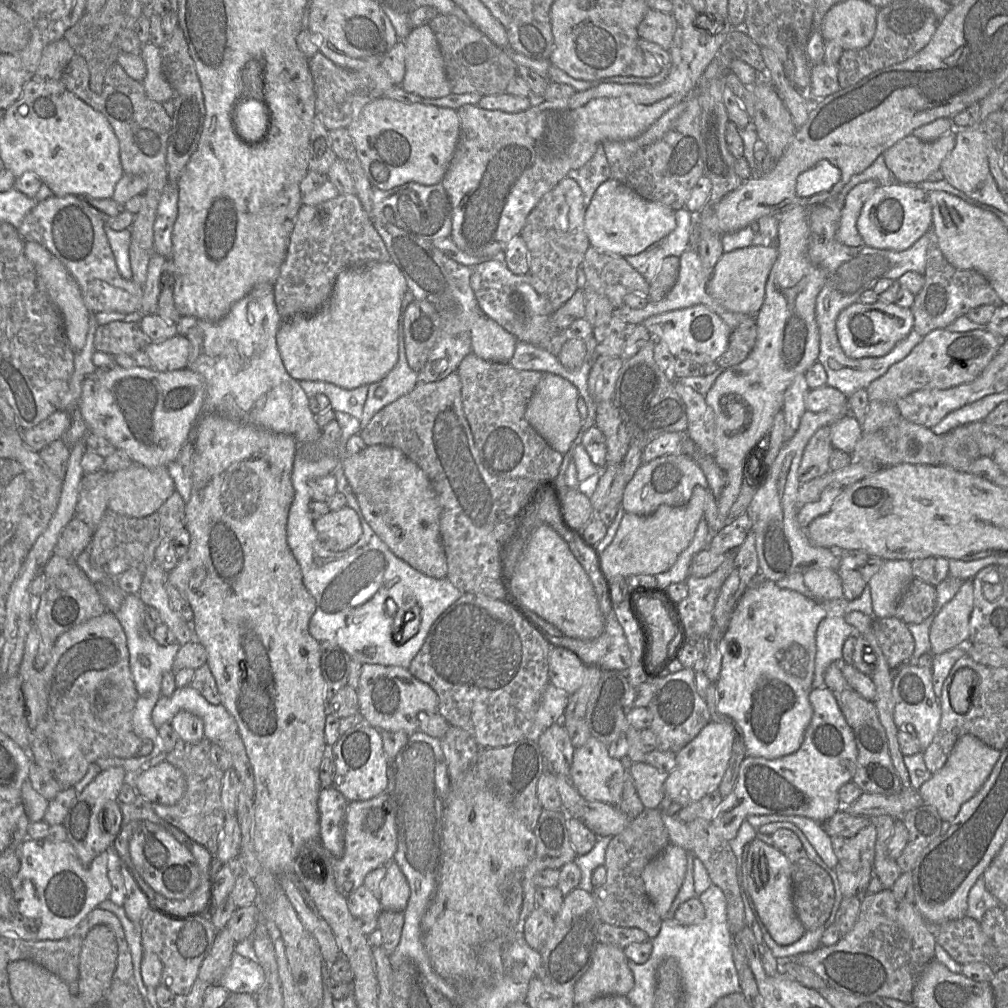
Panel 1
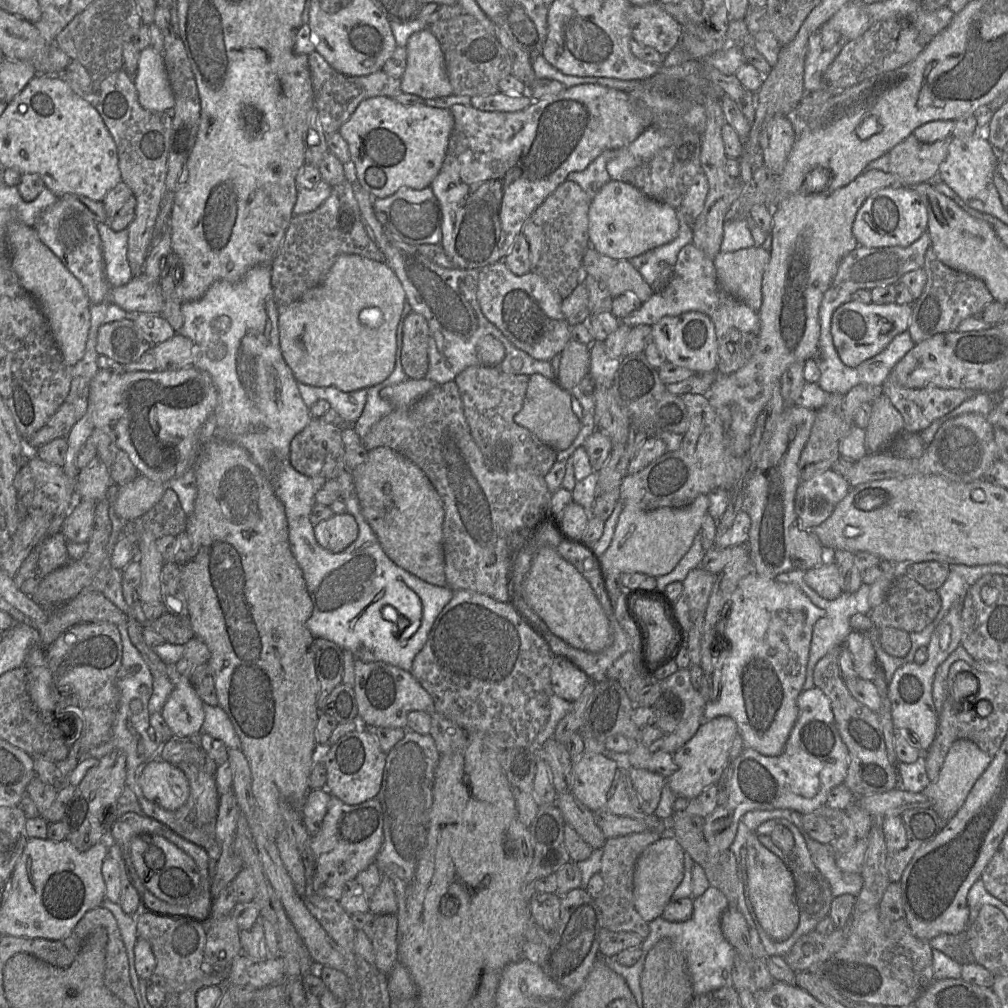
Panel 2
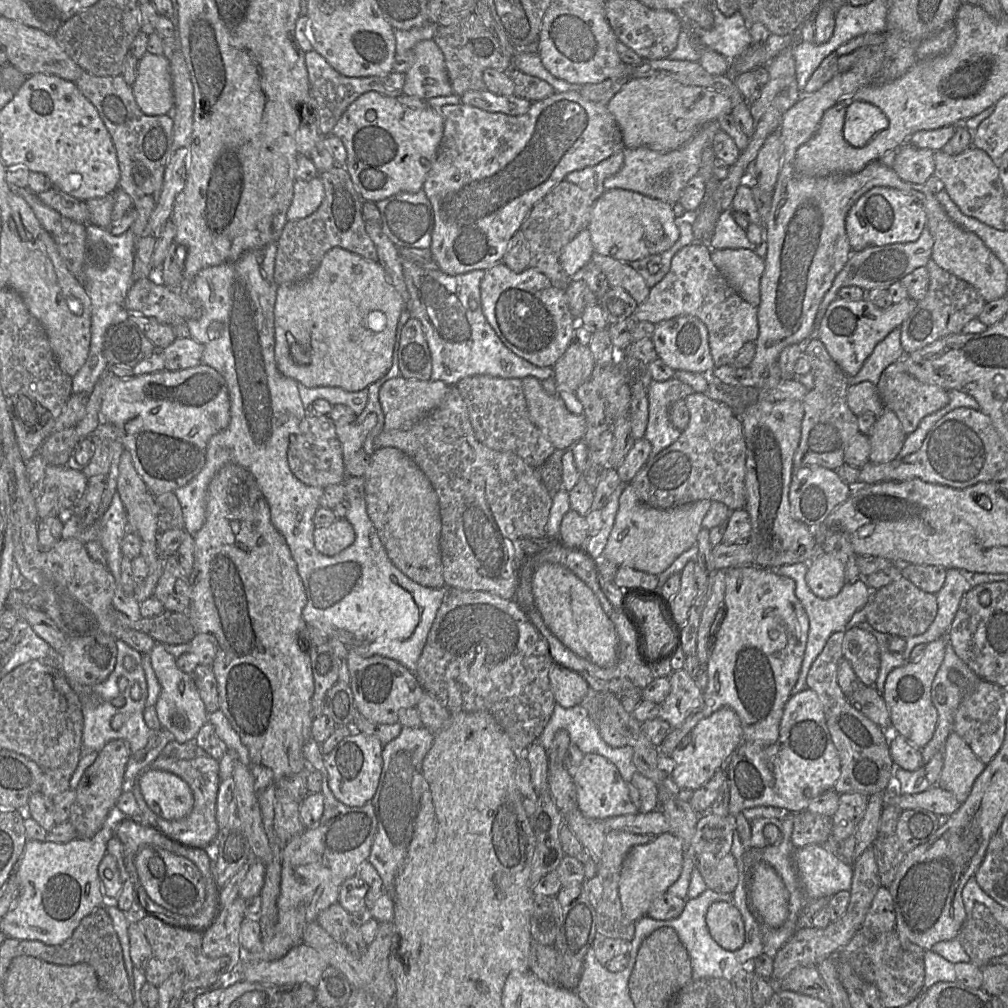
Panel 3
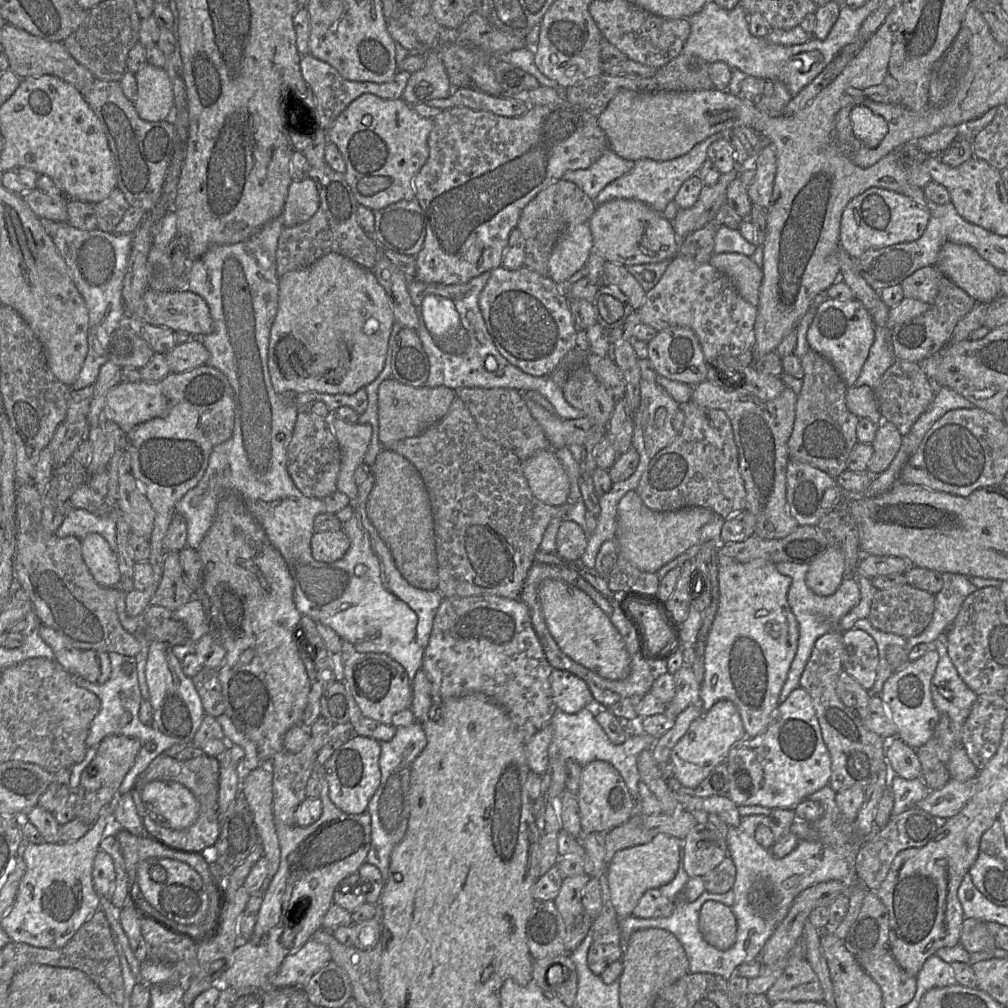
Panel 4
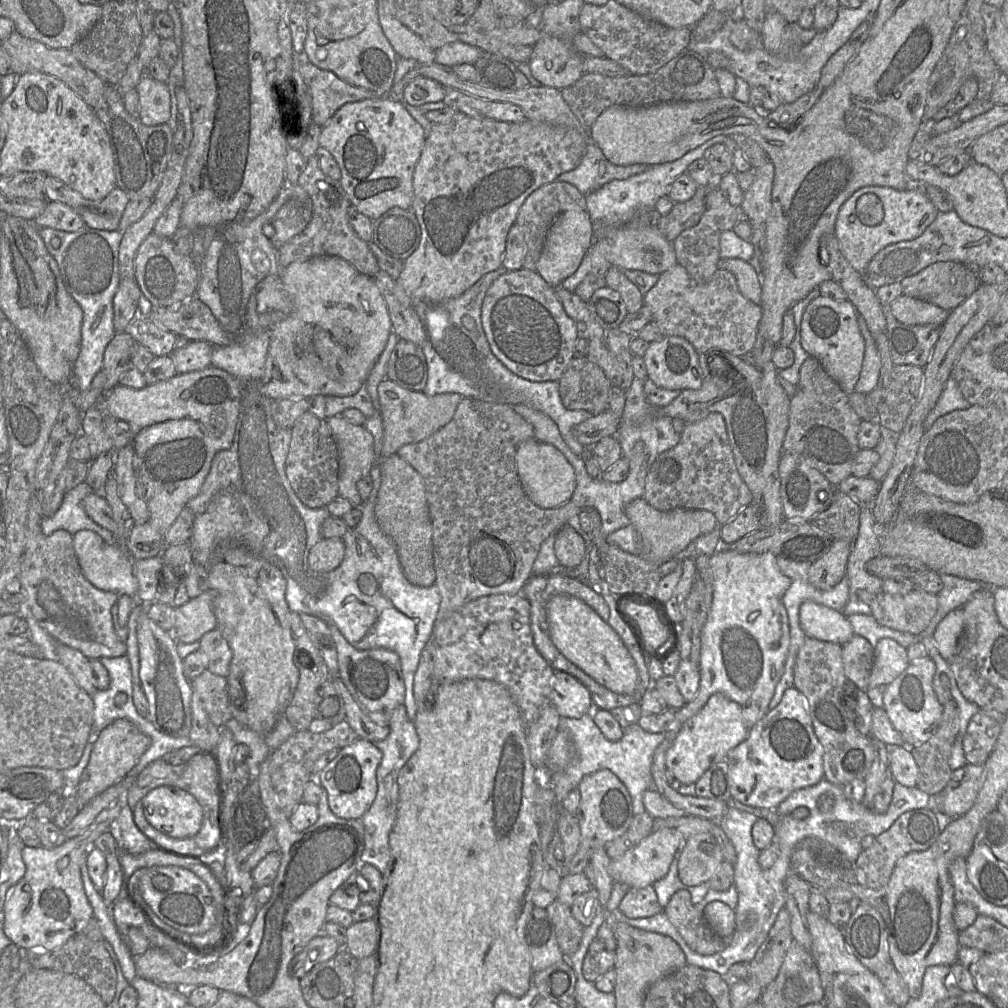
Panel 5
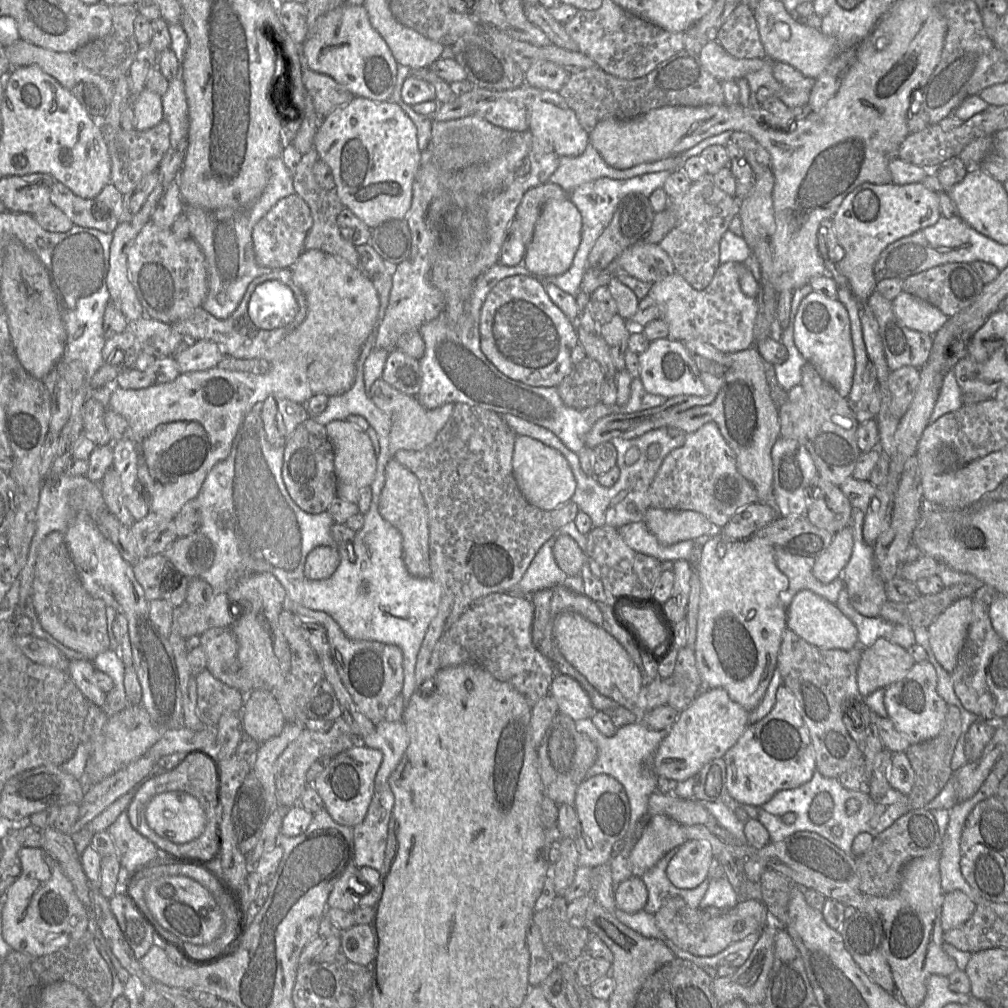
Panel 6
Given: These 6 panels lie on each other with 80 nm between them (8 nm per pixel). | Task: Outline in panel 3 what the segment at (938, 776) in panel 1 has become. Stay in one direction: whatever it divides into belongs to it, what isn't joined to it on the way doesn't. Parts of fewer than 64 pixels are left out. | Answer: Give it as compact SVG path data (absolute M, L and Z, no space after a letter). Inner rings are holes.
M951 732L944 745L944 763L937 785L963 803L985 767L969 745Z

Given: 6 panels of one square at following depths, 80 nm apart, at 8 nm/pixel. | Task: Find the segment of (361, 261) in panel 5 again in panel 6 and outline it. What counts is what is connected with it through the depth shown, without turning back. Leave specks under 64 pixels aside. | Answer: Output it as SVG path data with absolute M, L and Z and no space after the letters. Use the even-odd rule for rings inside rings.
M313 147L309 152L302 155L297 171L294 174L293 185L295 192L309 206L313 219L313 225L304 241L305 251L321 250L333 256L339 256L353 267L360 269L360 259L356 247L343 238L337 224L337 217L345 207L341 203L335 189L323 189L314 177L313 168L318 160L318 153L315 147Z

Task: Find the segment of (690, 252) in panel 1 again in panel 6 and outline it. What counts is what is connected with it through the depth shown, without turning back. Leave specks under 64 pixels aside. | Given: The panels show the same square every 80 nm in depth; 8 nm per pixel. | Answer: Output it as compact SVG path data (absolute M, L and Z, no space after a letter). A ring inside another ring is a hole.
M727 262L721 264L711 280L710 284L703 290L694 289L680 274L671 276L654 283L648 292L658 305L661 319L664 320L669 329L672 340L686 342L688 340L699 340L712 345L717 350L726 354L739 352L754 346L754 328L757 318L757 302L755 298L746 296L739 285L738 266L743 263Z

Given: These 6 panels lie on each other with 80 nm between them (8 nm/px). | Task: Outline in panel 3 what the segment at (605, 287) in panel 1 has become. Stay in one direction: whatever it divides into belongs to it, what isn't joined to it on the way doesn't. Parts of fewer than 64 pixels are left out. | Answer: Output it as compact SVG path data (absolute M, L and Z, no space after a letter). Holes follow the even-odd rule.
M593 253L591 261L600 267L610 288L622 288L638 305L648 297L650 288L643 278L627 263Z

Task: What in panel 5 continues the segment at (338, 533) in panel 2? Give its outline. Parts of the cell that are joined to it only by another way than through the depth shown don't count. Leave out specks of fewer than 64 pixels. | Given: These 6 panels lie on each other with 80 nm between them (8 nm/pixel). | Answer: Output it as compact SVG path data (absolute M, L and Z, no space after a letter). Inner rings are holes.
M322 538L310 549L308 563L314 571L330 572L341 564L344 554L342 538Z

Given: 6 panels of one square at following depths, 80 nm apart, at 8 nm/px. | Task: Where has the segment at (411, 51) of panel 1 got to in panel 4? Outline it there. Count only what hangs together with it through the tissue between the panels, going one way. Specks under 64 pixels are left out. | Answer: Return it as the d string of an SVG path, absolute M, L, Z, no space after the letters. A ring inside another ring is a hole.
M436 50L425 54L425 65L412 72L402 94L410 106L426 103L428 100L448 98L452 92L444 64Z

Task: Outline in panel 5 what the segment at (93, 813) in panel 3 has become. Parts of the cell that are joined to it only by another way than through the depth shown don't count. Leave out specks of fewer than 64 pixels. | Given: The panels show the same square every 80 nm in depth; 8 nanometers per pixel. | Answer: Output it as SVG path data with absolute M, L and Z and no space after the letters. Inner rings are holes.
M117 719L92 738L90 732L88 742L93 744L92 750L76 790L76 798L80 808L108 787L121 781L149 748L151 739L131 721Z

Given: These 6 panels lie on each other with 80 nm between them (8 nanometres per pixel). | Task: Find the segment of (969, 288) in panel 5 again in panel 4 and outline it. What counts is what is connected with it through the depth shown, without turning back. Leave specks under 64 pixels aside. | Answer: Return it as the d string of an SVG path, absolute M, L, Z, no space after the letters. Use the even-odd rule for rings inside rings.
M936 266L918 269L902 281L904 297L914 298L932 305L937 297L942 275Z

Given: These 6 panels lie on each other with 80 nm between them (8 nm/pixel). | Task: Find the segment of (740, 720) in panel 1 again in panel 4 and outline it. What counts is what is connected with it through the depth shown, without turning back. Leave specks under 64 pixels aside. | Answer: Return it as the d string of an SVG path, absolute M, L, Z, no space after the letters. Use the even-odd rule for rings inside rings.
M769 561L734 562L719 566L718 582L719 606L705 643L705 674L700 694L697 702L683 710L676 717L674 726L656 740L652 753L659 765L669 760L671 750L687 732L690 724L719 700L729 700L736 705L747 737L753 738L762 734L772 721L772 715L779 705L780 692L797 652L799 626L787 600L792 584L789 576L779 573L776 565Z

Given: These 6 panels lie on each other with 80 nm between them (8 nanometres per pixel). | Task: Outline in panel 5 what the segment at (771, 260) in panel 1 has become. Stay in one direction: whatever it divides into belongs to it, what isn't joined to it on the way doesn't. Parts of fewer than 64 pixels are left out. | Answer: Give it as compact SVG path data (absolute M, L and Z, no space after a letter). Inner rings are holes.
M737 258L721 259L719 268L734 274L741 294L753 303L760 305L762 295L761 281L749 262Z

